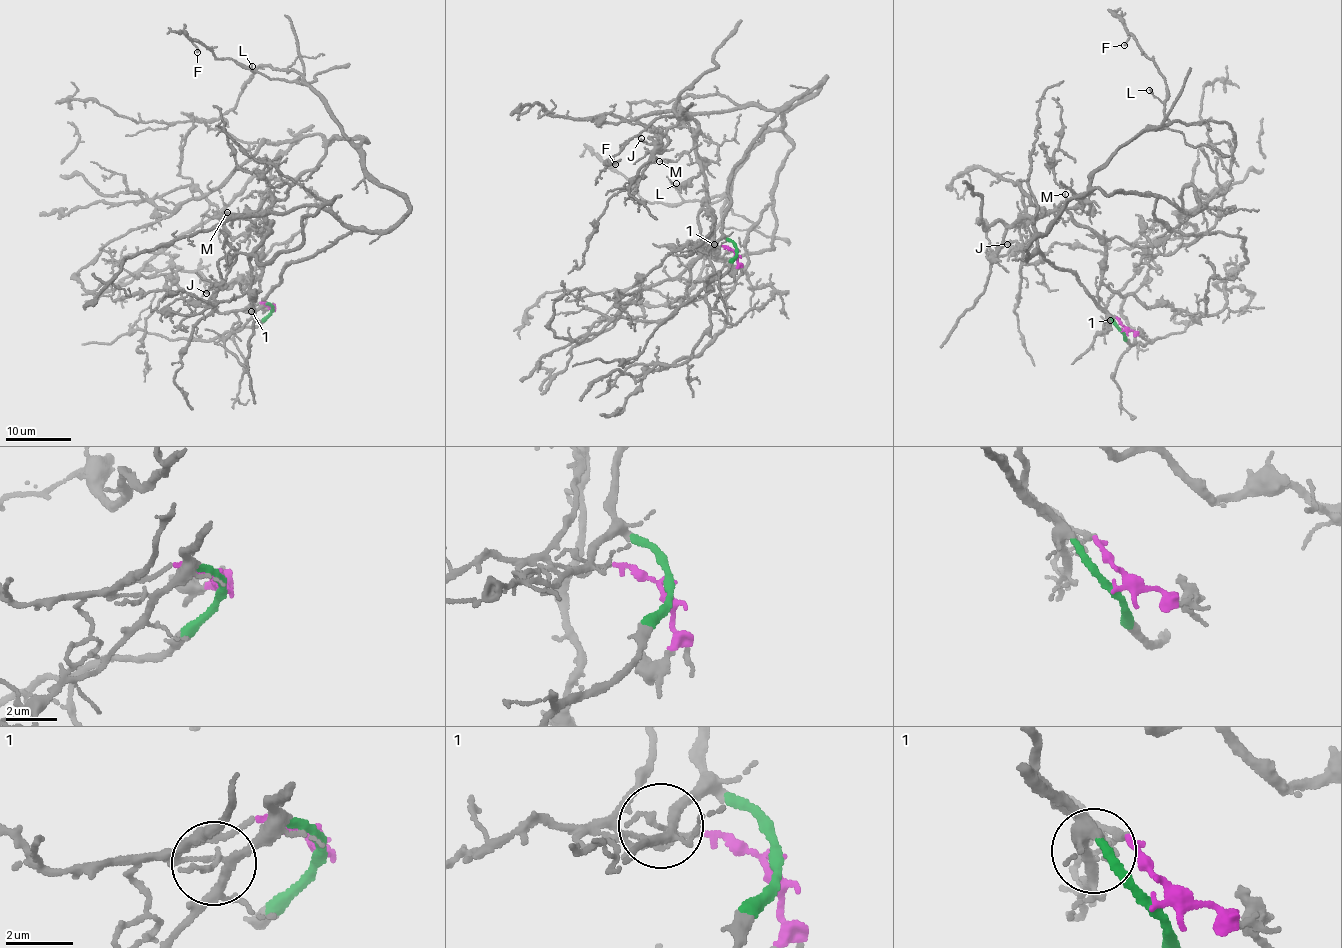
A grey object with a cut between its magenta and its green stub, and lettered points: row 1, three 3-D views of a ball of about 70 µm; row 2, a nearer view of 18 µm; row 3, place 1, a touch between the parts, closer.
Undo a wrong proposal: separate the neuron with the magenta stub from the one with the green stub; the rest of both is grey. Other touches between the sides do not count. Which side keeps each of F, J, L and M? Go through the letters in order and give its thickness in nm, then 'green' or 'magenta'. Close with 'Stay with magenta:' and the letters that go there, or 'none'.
F: 130 nm | green
J: 150 nm | magenta
L: 110 nm | green
M: 110 nm | magenta
Stay with magenta: J, M

